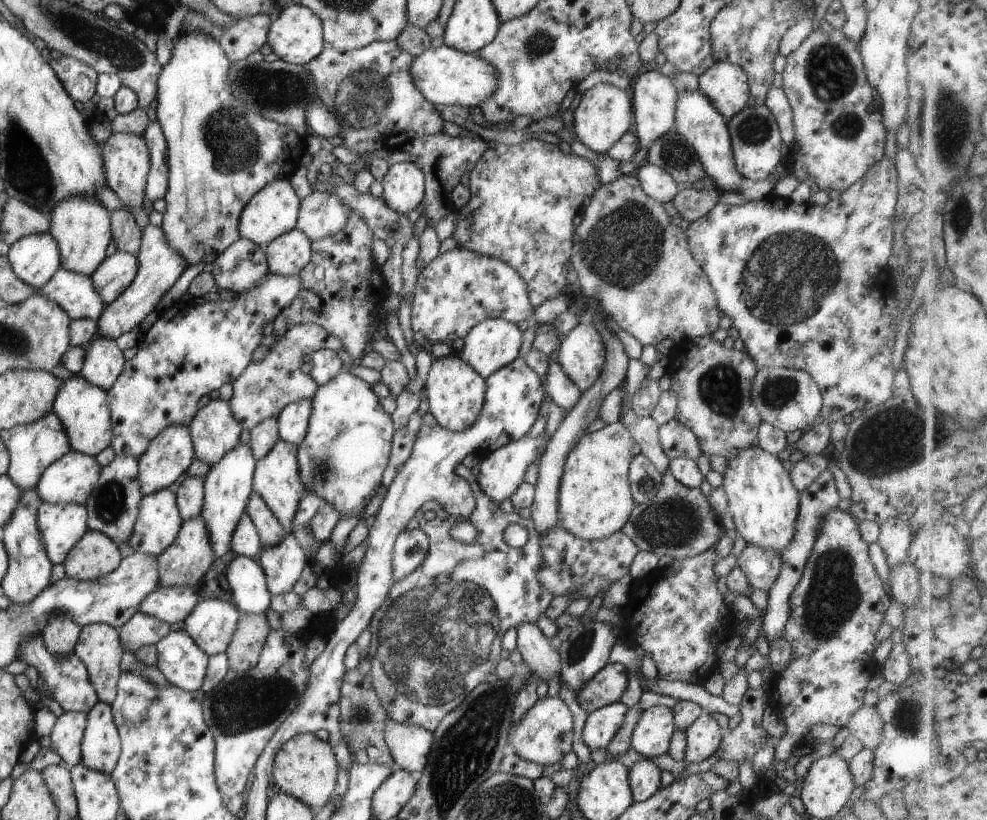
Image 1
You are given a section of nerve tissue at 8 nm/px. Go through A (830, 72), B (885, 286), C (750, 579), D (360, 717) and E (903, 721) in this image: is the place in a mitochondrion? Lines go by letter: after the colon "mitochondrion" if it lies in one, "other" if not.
A: mitochondrion
B: other
C: other
D: mitochondrion
E: mitochondrion

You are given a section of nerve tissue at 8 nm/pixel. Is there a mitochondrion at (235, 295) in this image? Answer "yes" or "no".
no

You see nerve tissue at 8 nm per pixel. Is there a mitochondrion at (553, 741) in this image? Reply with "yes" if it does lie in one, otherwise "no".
no

